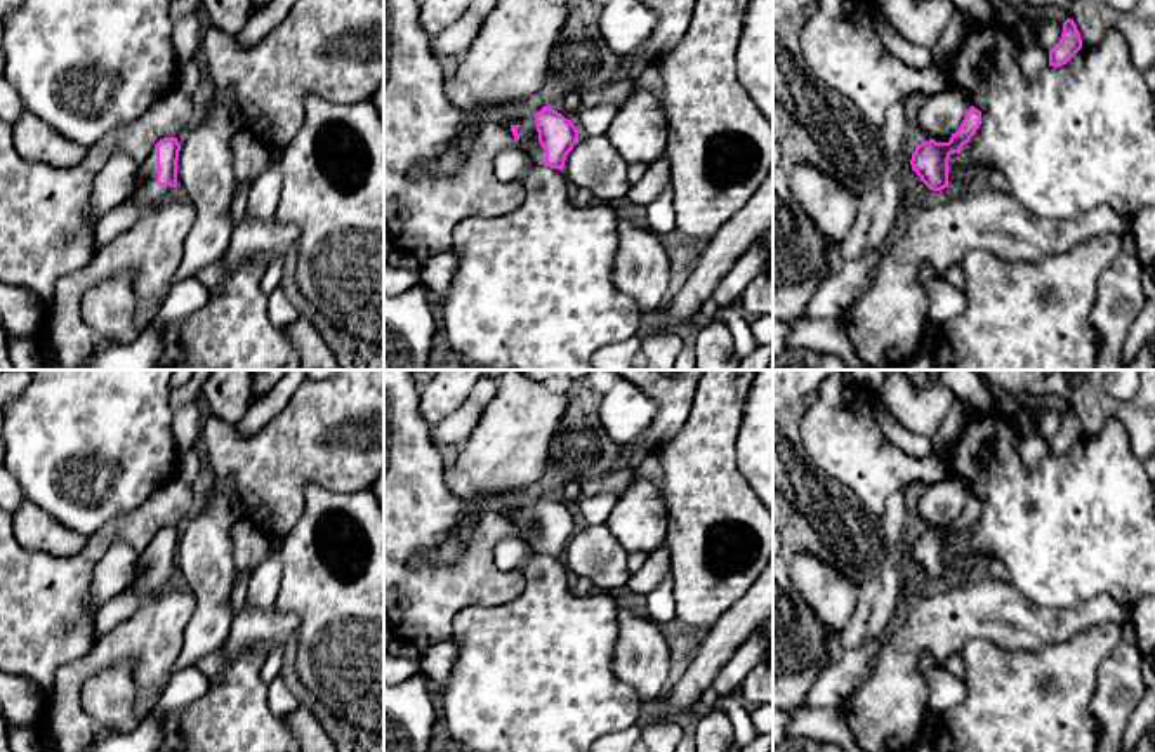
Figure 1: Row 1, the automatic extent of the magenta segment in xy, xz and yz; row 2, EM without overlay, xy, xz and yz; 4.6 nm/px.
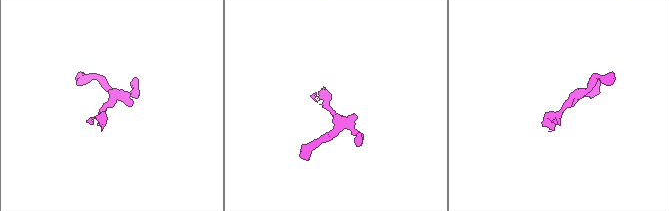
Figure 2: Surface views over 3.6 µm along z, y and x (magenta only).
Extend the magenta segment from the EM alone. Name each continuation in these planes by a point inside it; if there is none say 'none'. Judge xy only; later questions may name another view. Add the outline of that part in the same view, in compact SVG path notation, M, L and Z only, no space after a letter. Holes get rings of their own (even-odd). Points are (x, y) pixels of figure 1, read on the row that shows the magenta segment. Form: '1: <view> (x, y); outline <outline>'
1: xy (146, 195); outline M153 151L142 163L139 163L137 186L125 201L134 203L146 214L168 198L172 198L172 188L156 184L156 151Z

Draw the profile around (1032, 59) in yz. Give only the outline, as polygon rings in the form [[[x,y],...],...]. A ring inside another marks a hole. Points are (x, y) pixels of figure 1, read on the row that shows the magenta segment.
[[[1028,45],[1020,50],[1018,63],[1025,76],[1033,76],[1049,64],[1049,52],[1039,45]]]

